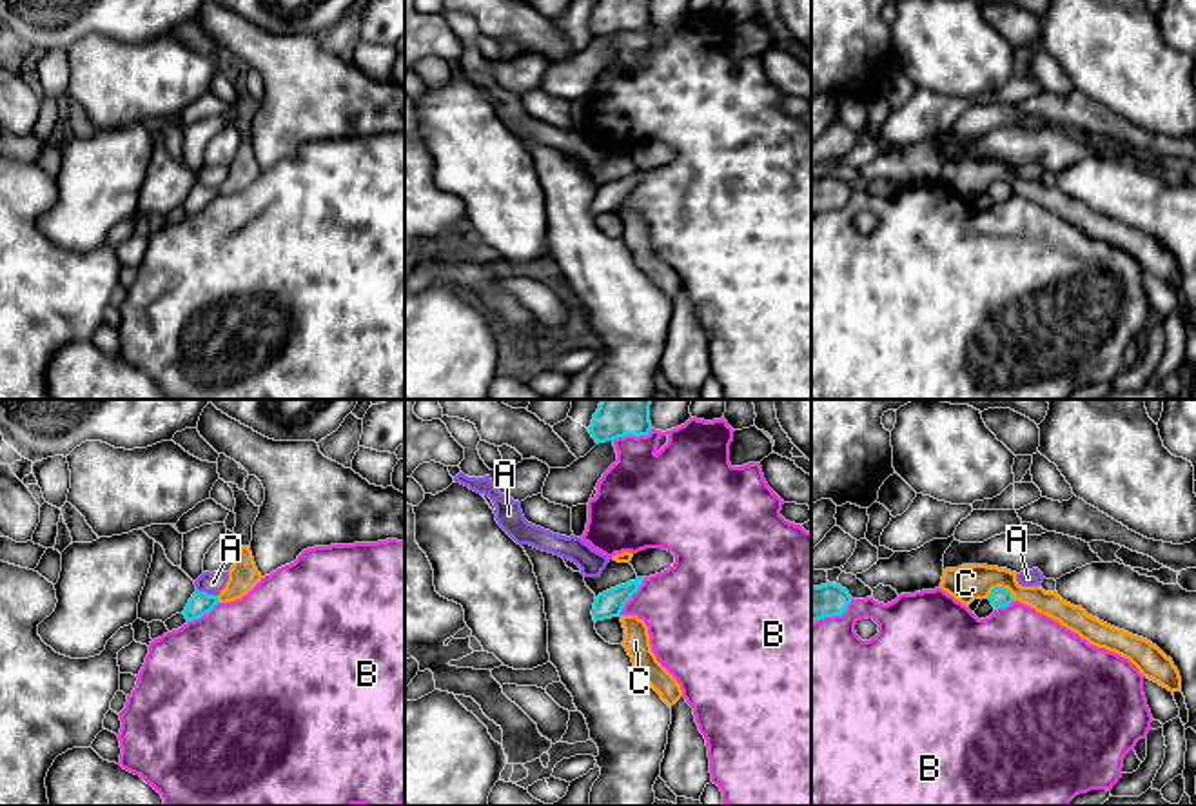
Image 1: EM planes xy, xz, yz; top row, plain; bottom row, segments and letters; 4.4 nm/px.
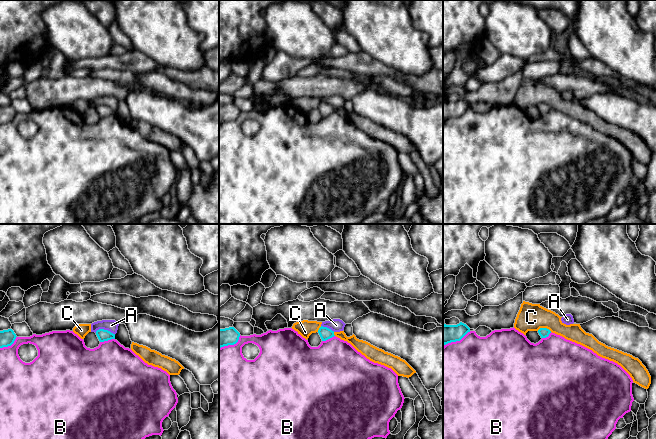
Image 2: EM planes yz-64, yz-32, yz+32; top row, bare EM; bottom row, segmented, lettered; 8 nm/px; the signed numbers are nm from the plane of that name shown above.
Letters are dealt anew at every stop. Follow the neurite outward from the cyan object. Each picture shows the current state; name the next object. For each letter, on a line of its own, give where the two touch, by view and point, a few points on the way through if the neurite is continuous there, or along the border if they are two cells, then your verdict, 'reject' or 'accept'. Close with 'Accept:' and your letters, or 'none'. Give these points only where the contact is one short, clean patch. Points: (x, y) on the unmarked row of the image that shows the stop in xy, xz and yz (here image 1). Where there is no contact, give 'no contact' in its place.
A: contact xy (207, 187); border xy (196, 182), (216, 189); reject
B: contact xz (632, 28); reject
C: contact yz (1000, 180); reject
Accept: none

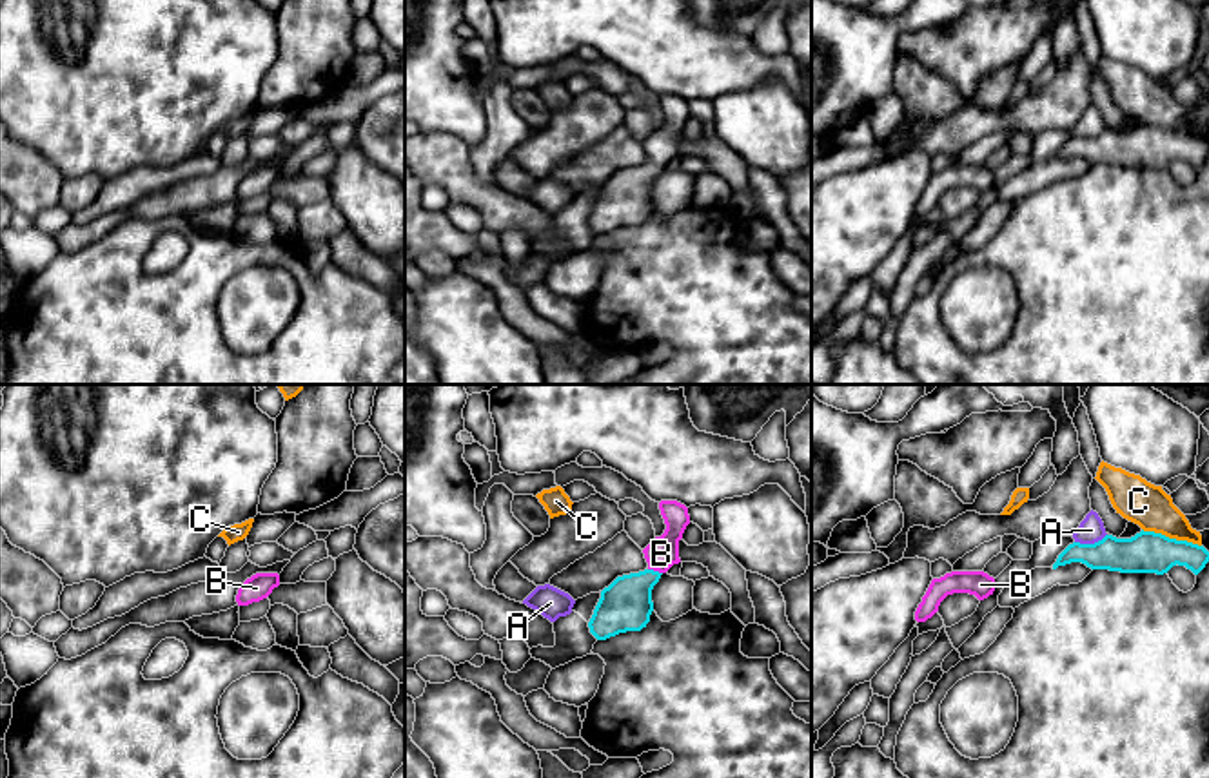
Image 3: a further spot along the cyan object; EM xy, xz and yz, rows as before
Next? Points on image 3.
A: contact yz (1090, 138); border yz (1106, 127), (1093, 136), (1075, 136); reject
B: contact xz (656, 165); way xz (625, 198), (656, 165), (661, 147); accept
C: contact yz (1171, 133); reject
Accept: B

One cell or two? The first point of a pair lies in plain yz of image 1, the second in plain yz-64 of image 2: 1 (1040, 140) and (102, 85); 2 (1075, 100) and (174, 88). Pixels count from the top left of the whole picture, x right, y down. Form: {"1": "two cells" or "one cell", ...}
{"1": "one cell", "2": "two cells"}

